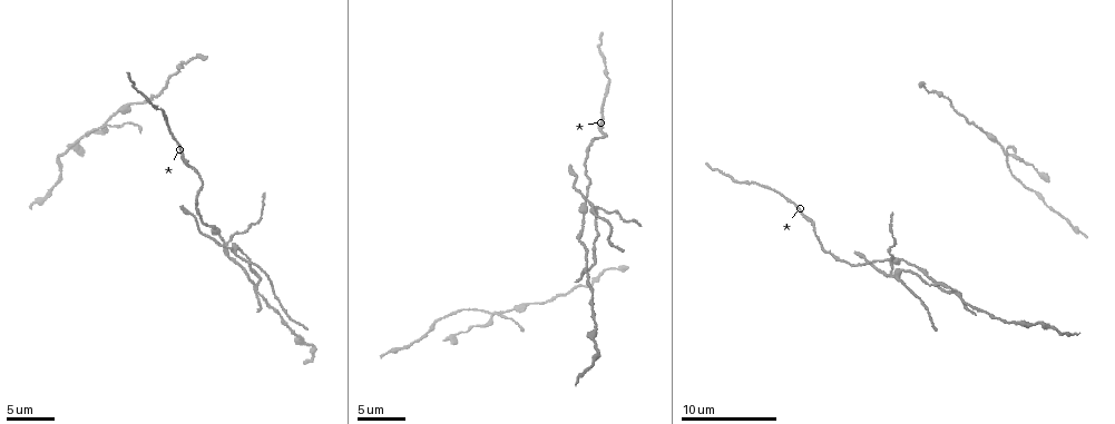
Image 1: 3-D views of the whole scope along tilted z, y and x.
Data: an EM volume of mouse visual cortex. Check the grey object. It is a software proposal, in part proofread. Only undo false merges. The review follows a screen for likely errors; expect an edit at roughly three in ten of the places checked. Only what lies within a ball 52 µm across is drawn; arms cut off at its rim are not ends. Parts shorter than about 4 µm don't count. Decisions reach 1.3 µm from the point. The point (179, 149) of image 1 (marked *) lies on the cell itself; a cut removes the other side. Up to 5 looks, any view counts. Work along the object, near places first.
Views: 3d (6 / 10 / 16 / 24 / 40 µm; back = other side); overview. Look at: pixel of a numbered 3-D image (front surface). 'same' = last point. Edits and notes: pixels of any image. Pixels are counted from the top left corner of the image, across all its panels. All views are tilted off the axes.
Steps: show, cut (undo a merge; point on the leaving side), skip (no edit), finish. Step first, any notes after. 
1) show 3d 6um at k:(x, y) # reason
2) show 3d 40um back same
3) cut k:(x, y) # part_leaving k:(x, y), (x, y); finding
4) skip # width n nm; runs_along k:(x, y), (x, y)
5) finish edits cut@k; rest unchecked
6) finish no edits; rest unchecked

show 3d 16um at 1:(493, 317) # arms run side by side

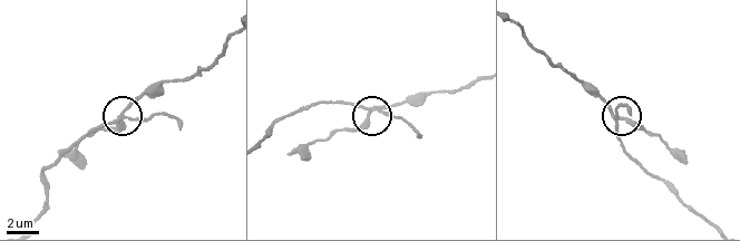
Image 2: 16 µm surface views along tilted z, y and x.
cut 2:(359, 128) # side_arm 7 um; arms 5; two cells meet here

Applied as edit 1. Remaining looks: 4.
show 3d 16um at 1:(975, 126) # sudden change in width

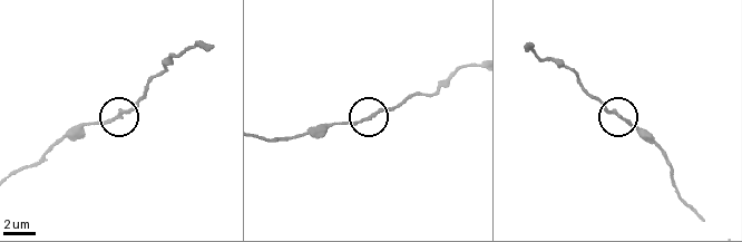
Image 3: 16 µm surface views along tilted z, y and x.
skip # all the same cell

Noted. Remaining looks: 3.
show 3d 6um at 1:(588, 268) # a fork

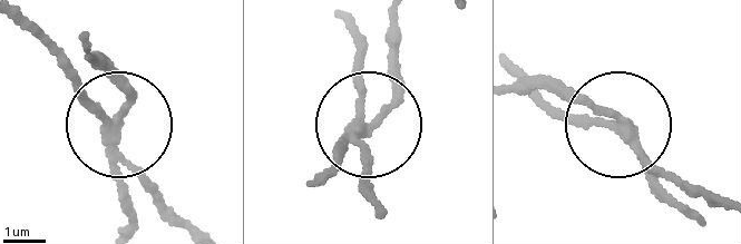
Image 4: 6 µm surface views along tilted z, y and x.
cut 4:(130, 90) # width 210 nm; part_leaving 4:(361, 134), (389, 99), (396, 19); two cells meet here

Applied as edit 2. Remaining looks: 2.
finish edits cut@2, cut@4; rest unchecked

